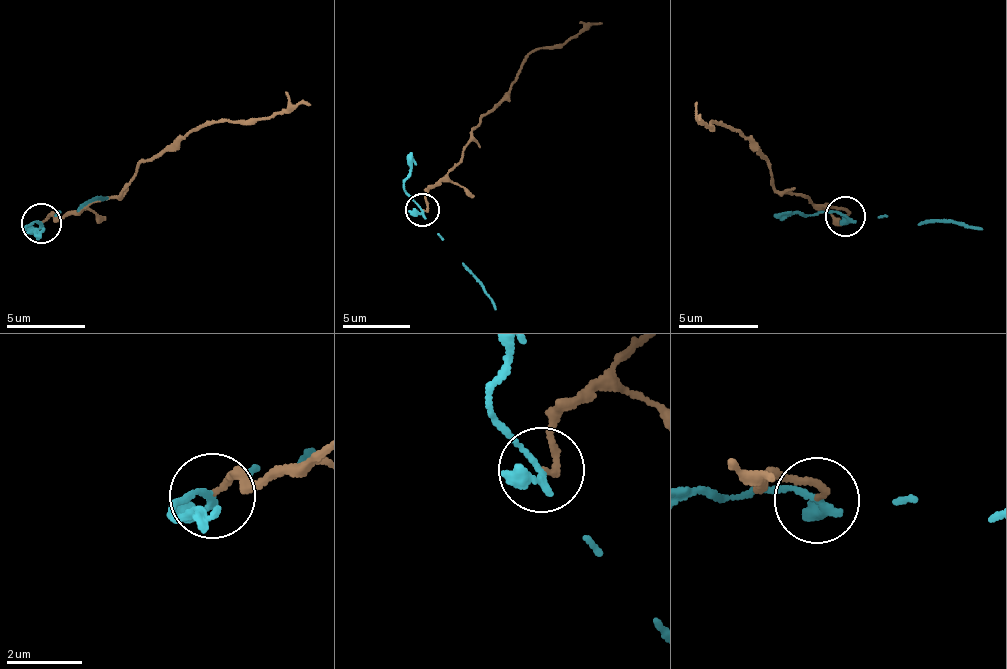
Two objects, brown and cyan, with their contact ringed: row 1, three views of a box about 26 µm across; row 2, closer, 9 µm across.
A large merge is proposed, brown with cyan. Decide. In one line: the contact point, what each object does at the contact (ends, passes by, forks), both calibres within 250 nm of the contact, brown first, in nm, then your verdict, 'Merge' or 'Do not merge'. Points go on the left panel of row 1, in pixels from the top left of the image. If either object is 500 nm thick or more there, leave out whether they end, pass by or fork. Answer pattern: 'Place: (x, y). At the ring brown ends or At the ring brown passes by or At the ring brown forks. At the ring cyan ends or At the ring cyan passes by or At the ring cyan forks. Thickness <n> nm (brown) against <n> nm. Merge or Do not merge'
Place: (41, 223). At the ring brown ends. At the ring cyan passes by. Thickness 150 nm (brown) against 190 nm. Do not merge

